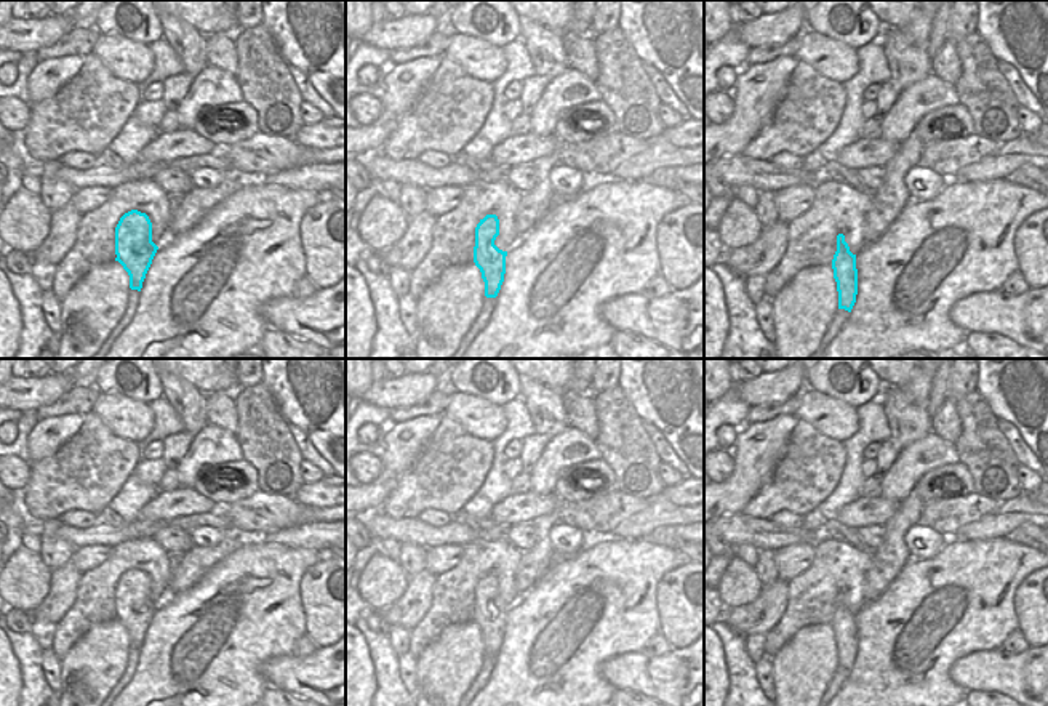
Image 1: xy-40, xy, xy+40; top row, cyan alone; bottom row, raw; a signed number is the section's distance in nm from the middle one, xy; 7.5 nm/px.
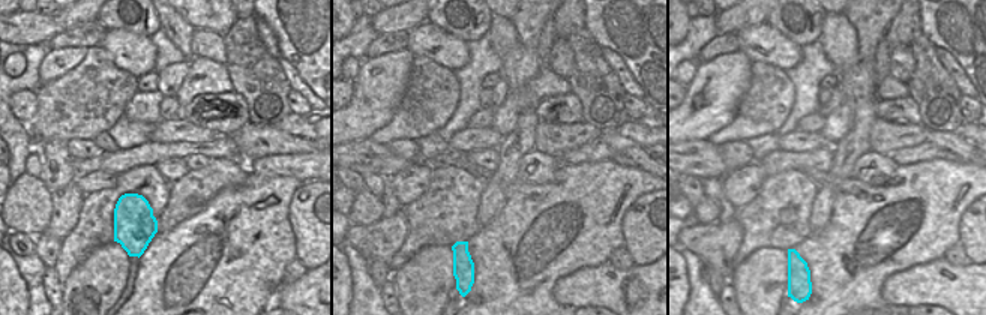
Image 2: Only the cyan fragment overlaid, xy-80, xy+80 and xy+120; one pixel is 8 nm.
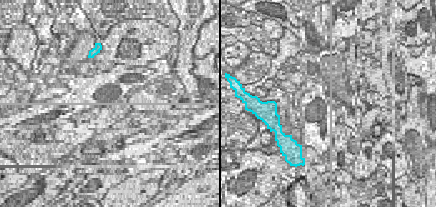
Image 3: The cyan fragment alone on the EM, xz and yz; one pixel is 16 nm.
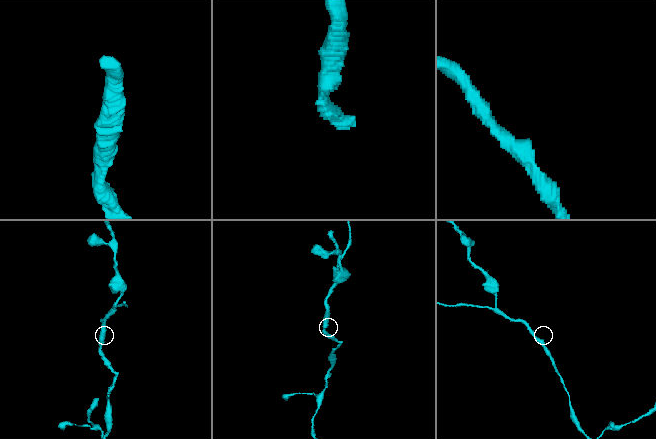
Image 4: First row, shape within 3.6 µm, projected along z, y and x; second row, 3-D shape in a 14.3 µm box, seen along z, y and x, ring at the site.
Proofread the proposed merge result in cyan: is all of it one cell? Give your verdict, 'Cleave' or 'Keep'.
Keep

